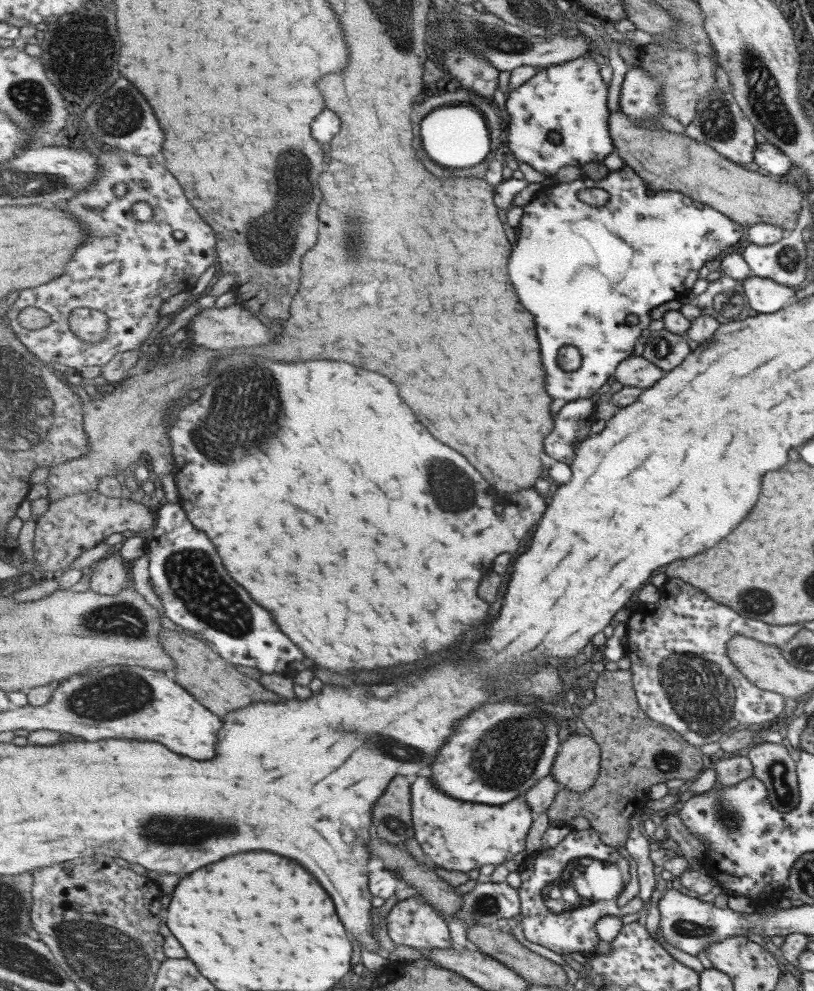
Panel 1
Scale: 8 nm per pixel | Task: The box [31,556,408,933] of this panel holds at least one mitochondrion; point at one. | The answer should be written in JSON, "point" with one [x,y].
{"point":[102,699]}

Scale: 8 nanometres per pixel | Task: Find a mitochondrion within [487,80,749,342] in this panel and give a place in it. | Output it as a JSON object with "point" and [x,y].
{"point":[717,122]}

